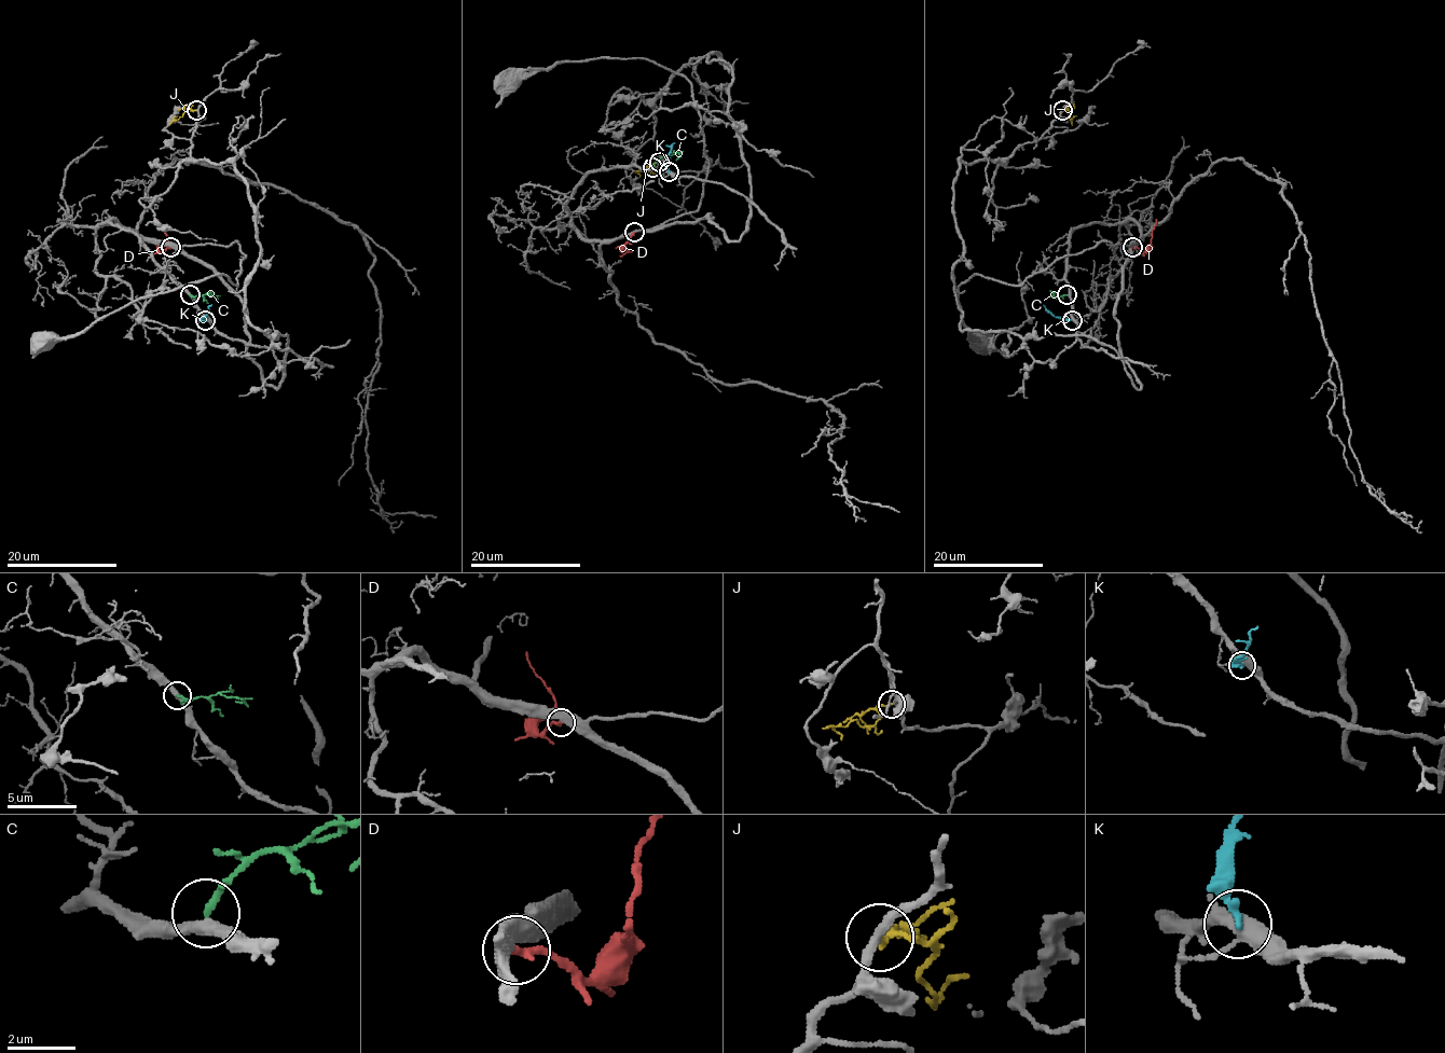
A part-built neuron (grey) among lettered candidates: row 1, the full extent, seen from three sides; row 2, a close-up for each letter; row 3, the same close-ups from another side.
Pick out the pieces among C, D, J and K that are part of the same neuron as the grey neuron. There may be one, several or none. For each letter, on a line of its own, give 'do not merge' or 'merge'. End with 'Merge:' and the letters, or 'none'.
C: merge
D: do not merge
J: do not merge
K: do not merge
Merge: C

